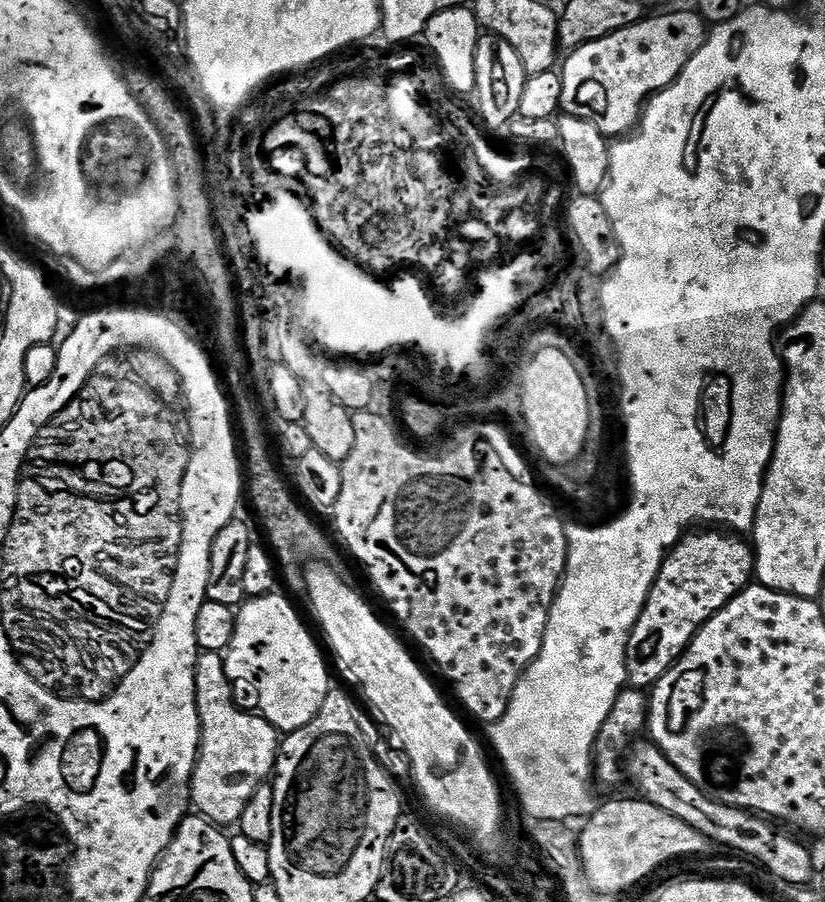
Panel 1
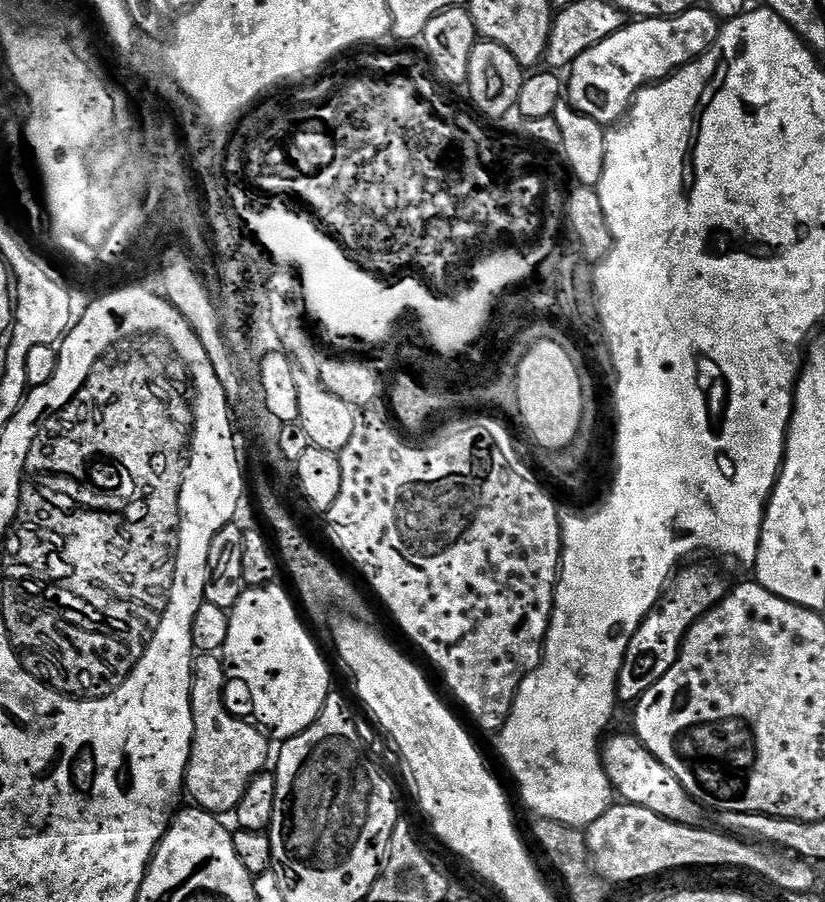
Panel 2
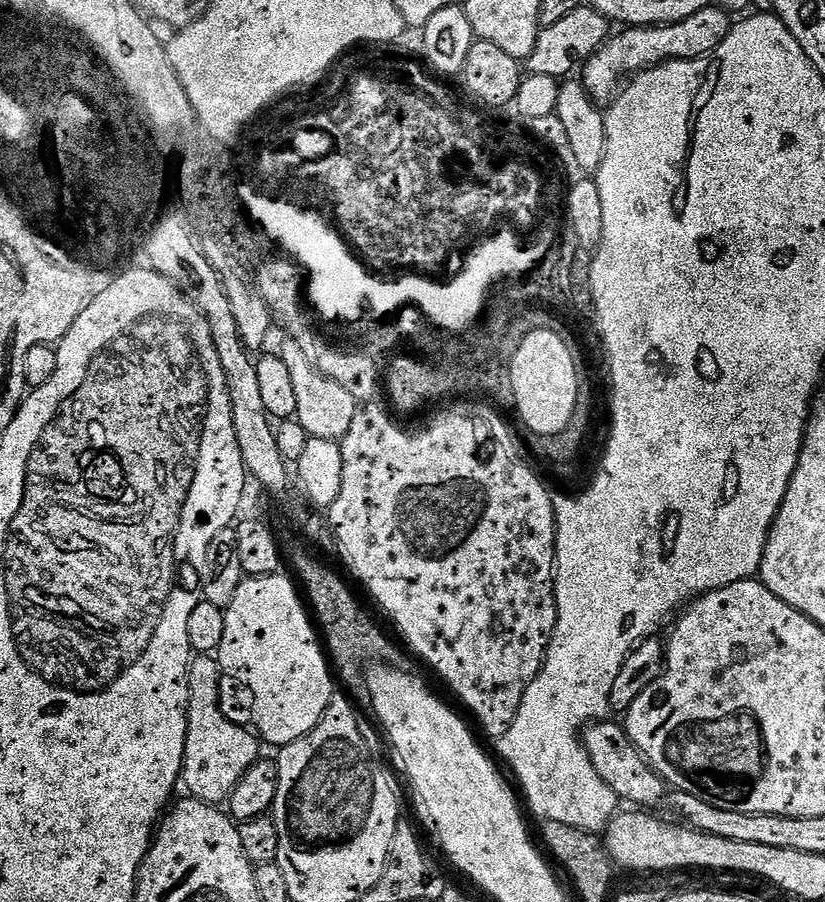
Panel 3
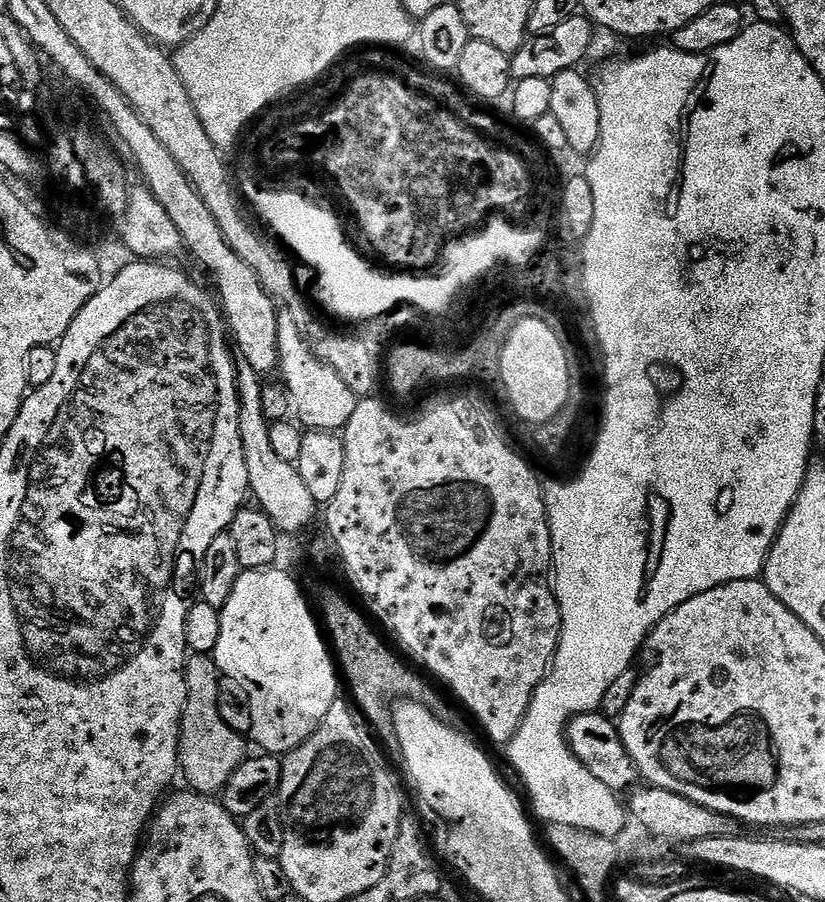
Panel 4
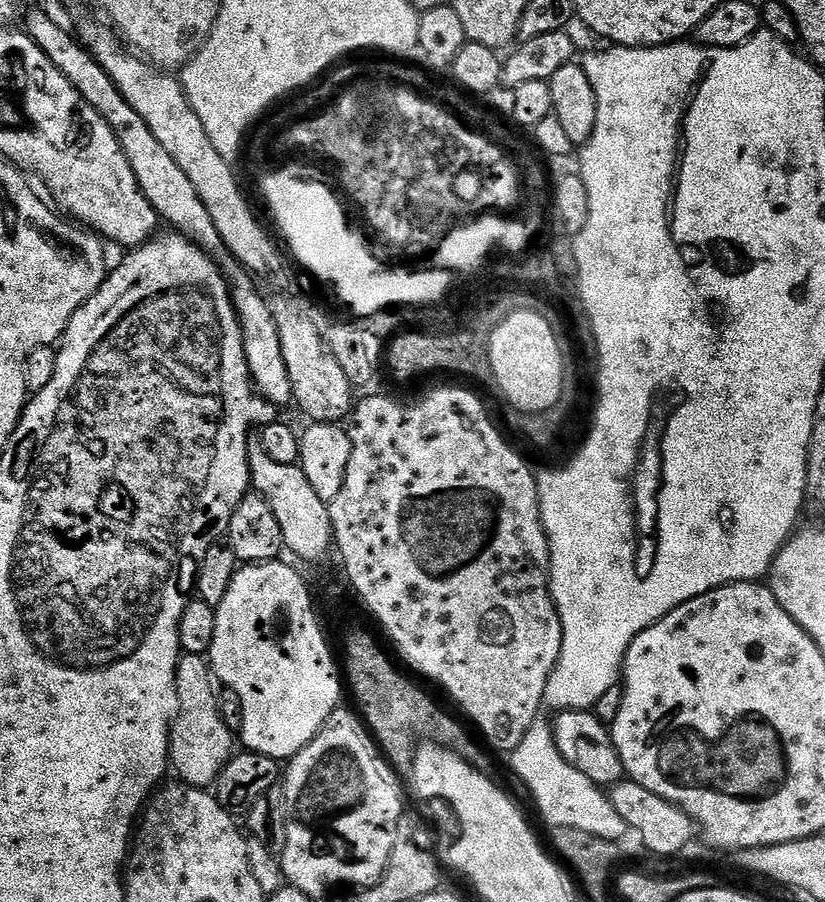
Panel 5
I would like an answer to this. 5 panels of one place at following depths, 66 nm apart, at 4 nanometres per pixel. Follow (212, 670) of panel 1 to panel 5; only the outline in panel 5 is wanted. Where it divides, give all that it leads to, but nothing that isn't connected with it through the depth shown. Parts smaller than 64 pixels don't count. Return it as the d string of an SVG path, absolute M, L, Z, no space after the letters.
M181 655L176 671L176 685L180 709L172 723L170 734L170 768L173 773L180 775L177 777L183 783L208 790L215 785L220 772L234 755L234 732L233 729L232 732L228 729L228 724L220 713L220 704L216 701L214 673L204 656Z

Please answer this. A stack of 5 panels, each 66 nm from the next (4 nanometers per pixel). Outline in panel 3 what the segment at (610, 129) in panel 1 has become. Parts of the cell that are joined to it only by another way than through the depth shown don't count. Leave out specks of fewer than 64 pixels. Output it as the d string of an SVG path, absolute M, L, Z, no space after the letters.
M719 6L698 10L698 14L694 14L685 20L679 20L676 24L658 24L650 28L625 27L623 30L620 30L617 36L615 33L615 35L605 43L604 47L598 49L597 52L588 59L588 63L583 65L583 86L588 92L589 98L596 101L597 105L607 105L609 101L617 95L622 81L635 73L643 72L644 69L652 67L654 64L663 64L665 60L694 60L707 57L709 54L715 52L716 47L726 38L729 27L729 13L725 12L724 9Z

